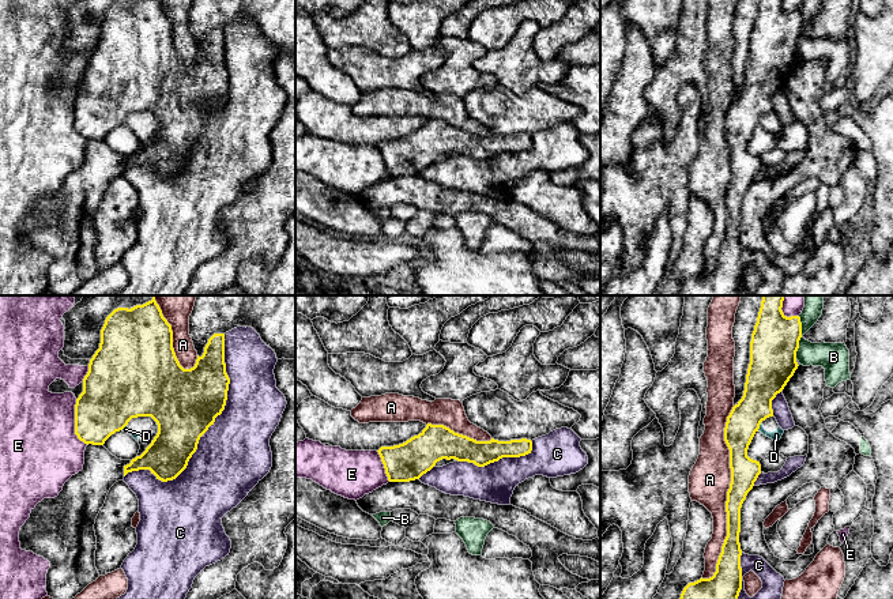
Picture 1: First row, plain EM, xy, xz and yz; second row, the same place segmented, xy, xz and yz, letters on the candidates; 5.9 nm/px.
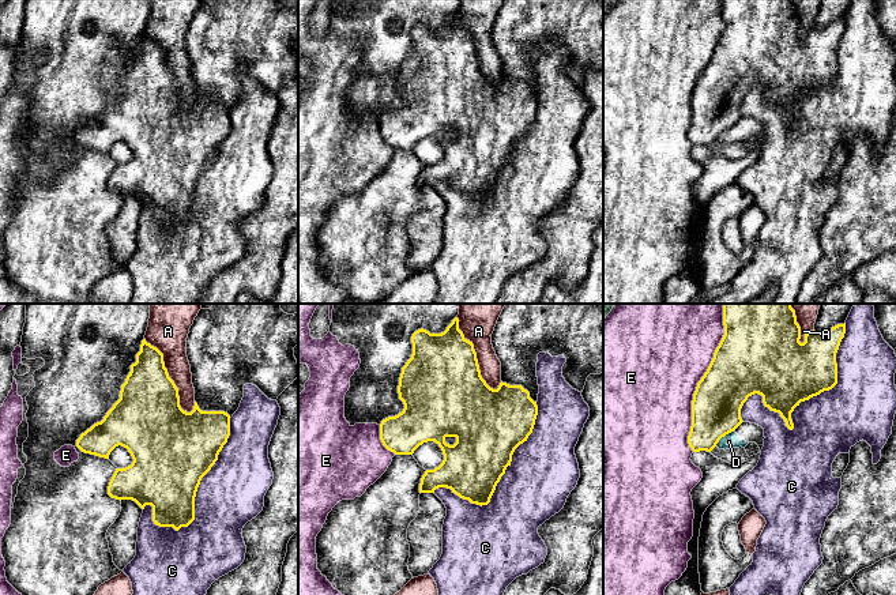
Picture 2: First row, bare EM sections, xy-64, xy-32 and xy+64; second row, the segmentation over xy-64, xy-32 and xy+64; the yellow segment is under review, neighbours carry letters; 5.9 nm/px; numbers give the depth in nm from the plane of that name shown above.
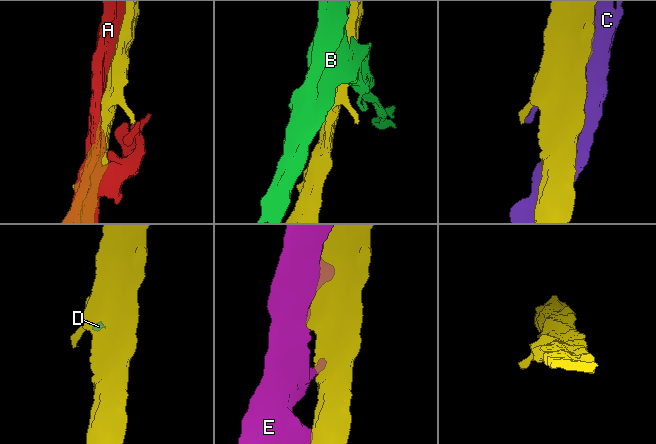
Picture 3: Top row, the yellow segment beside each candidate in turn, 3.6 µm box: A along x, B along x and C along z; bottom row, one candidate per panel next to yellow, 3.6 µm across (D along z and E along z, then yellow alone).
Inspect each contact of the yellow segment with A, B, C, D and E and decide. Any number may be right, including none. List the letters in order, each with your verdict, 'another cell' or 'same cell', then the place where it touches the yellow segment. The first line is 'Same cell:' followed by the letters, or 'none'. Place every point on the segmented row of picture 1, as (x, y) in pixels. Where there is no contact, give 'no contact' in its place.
Same cell: none
A: another cell; contact yz (727, 496)
B: another cell; contact yz (801, 336)
C: another cell; contact xy (206, 430)
D: another cell; contact yz (758, 428)
E: another cell; contact xy (75, 424)

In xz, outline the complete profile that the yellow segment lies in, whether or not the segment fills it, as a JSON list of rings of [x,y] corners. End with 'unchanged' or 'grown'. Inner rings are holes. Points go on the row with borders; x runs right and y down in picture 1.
[[[427,423],[418,436],[399,445],[381,447],[377,452],[389,482],[410,482],[419,479],[442,459],[485,467],[502,457],[525,456],[531,451],[532,441],[527,438],[476,441],[444,425]]]; unchanged

